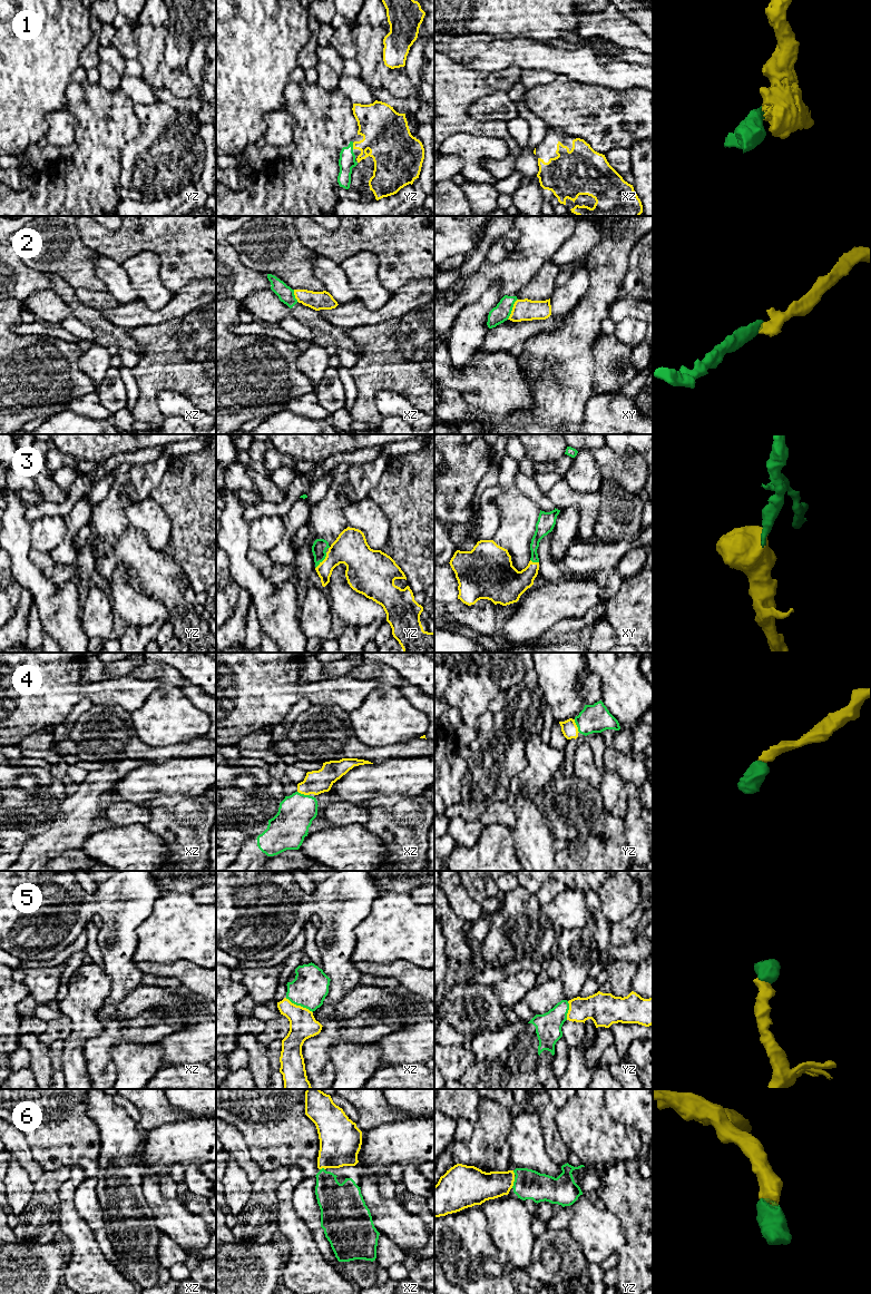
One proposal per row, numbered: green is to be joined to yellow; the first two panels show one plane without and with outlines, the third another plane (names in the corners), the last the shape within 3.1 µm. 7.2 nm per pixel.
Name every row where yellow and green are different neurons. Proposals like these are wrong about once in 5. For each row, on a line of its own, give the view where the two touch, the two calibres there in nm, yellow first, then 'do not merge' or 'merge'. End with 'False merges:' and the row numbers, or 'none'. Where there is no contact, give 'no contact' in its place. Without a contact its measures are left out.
1: meets yellow in yz; 340 nm thick on the yellow side, 120 nm on the other; merge
2: meets yellow in xy; 160 nm thick on the yellow side, 120 nm on the other; do not merge
3: meets yellow in yz; 240 nm thick on the yellow side, 110 nm on the other; merge
4: meets yellow in yz; 120 nm thick on the yellow side, 200 nm on the other; merge
5: meets yellow in xz; 190 nm thick on the yellow side, 260 nm on the other; merge
6: meets yellow in yz; 240 nm thick on the yellow side, 220 nm on the other; merge
False merges: 2

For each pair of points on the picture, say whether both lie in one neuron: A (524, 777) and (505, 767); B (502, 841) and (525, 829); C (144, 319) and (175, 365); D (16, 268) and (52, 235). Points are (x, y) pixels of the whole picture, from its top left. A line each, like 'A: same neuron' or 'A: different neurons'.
A: different neurons
B: different neurons
C: different neurons
D: different neurons

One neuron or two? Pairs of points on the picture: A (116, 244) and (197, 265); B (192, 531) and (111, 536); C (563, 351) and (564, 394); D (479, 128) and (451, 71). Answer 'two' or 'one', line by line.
A: one
B: two
C: one
D: one

